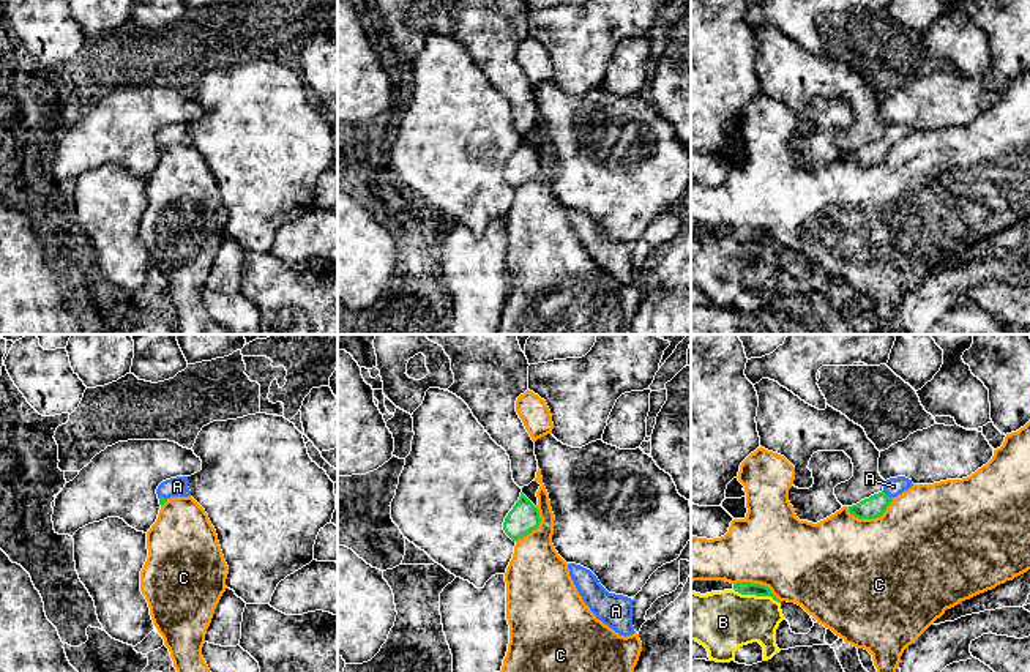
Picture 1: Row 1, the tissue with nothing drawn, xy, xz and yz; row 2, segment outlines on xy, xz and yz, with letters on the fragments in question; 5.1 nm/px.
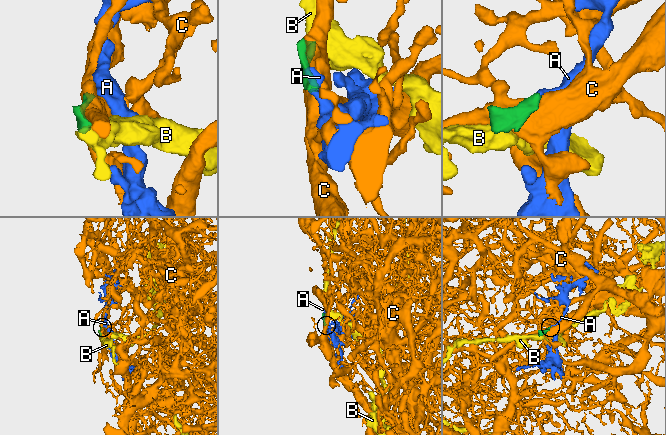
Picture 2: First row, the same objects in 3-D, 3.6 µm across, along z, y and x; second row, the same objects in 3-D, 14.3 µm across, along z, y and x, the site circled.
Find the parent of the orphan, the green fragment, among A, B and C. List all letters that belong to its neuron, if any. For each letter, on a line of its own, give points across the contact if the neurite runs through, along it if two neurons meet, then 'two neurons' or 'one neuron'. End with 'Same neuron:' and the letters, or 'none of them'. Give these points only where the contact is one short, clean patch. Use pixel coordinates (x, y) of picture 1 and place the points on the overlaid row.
A: way yz (876, 505), (888, 496), (893, 486); one neuron
B: border yz (734, 589), (742, 593), (770, 595), (779, 603); two neurons
C: two neurons
Same neuron: A

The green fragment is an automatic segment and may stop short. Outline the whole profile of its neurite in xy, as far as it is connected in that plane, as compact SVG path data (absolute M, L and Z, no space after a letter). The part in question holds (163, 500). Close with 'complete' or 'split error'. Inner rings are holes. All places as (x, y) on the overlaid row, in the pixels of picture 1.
M177 476L162 481L156 489L159 505L162 506L170 497L189 497L188 476Z; split error

